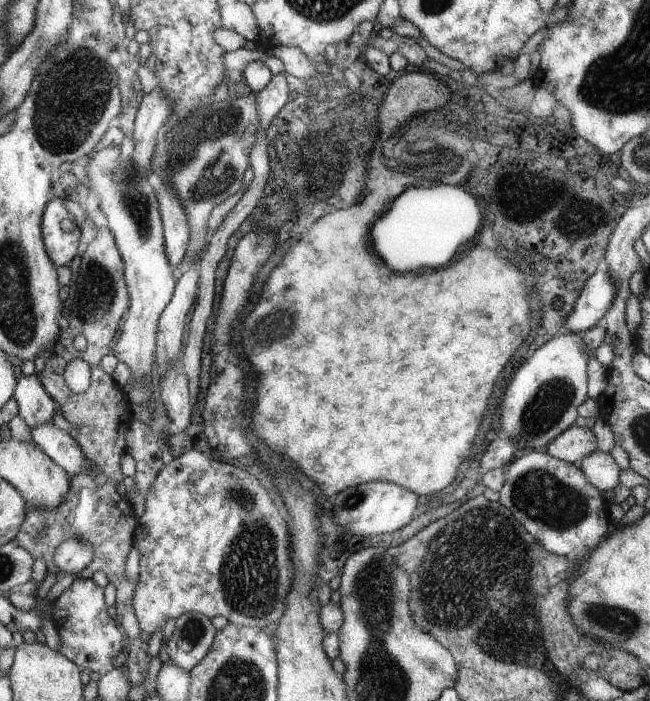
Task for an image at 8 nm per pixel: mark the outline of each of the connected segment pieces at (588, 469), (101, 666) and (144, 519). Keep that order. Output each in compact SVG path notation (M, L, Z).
M598 451L585 456L578 464L581 471L602 492L612 491L619 481L621 469L610 453Z
M91 578L76 579L50 606L51 620L61 642L59 653L64 654L78 668L90 670L94 677L101 677L114 670L112 660L124 648L124 630L114 624L106 612L104 590Z
M190 450L185 454L174 457L172 462L164 465L145 499L144 514L141 518L137 517L137 527L133 540L133 544L138 548L141 555L139 558L139 580L136 583L136 590L134 590L132 606L134 606L134 614L136 614L142 631L152 634L158 628L162 628L167 620L174 620L174 618L188 612L200 613L209 619L224 616L229 623L262 629L268 624L277 625L281 622L286 607L289 606L289 600L286 600L286 598L288 598L288 590L290 590L288 588L290 578L294 578L294 576L290 576L292 574L290 548L288 548L290 546L290 534L288 534L288 526L284 522L284 516L280 514L280 510L276 508L276 504L272 502L268 492L260 486L260 482L252 474L248 474L246 470L240 470L236 466L210 460L204 454L200 454L200 451Z

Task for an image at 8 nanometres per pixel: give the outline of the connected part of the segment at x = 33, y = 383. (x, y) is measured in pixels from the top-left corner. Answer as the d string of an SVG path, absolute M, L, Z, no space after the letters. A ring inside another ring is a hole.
M21 375L17 379L14 398L18 404L18 416L26 422L30 430L34 430L40 424L52 424L56 404L36 375Z

